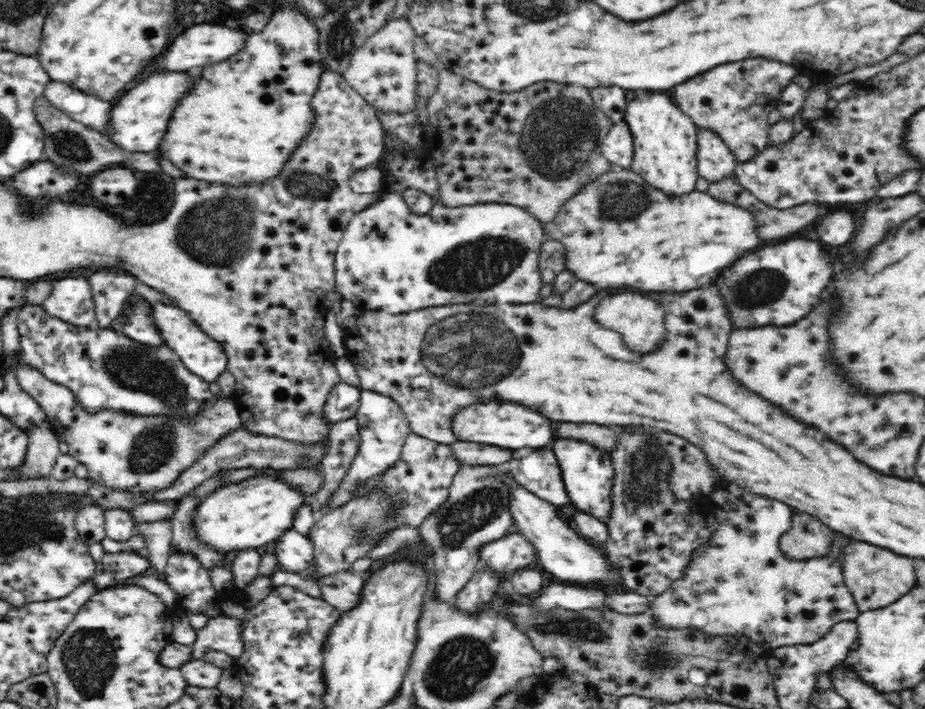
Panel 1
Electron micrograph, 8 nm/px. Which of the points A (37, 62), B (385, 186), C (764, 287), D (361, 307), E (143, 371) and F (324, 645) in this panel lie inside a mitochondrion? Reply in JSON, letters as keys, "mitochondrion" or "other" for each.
{"A":"other","B":"other","C":"mitochondrion","D":"other","E":"mitochondrion","F":"other"}

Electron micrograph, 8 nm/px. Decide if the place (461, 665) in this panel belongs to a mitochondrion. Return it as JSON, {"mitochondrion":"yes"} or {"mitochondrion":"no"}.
{"mitochondrion":"yes"}

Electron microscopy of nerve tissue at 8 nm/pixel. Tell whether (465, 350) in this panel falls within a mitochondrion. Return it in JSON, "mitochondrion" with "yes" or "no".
{"mitochondrion":"yes"}

